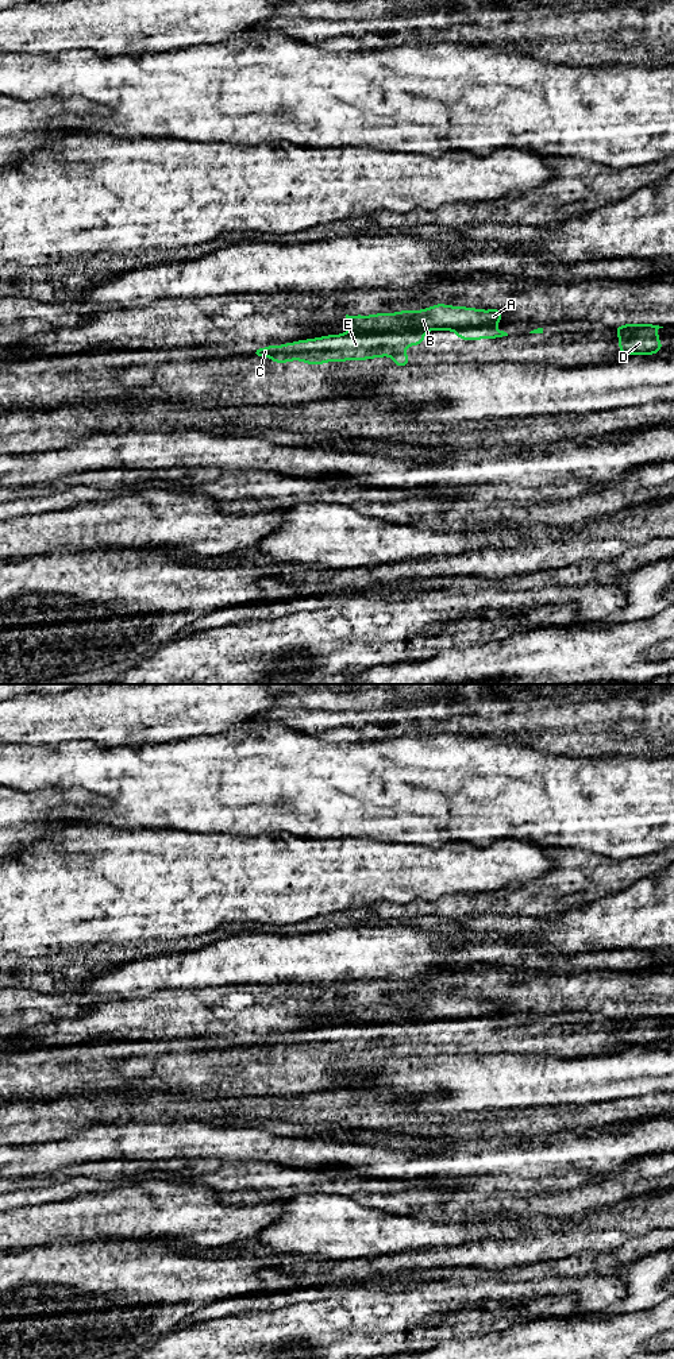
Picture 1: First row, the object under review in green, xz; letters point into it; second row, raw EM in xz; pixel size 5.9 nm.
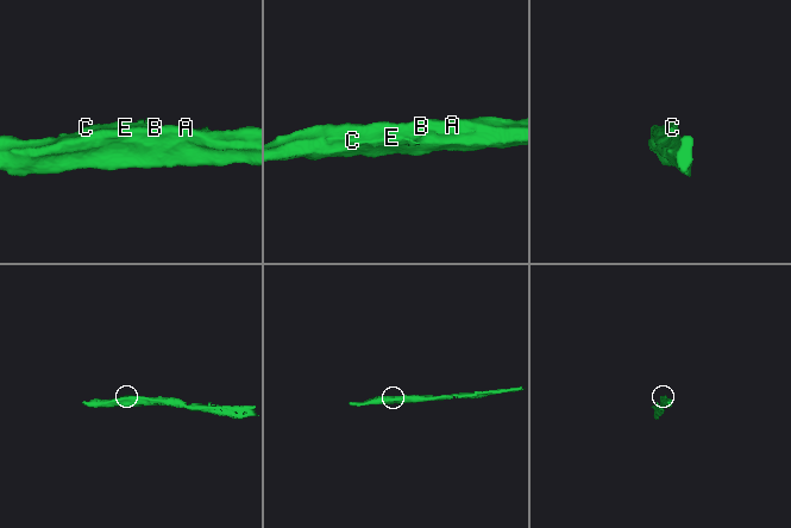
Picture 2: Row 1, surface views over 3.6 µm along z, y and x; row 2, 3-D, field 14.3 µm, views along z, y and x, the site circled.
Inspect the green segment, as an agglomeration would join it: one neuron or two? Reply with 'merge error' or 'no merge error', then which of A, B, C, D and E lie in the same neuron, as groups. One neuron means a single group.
merge error; groups A B D / C E

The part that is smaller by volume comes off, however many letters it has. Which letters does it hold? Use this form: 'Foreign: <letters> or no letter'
Foreign: C, E

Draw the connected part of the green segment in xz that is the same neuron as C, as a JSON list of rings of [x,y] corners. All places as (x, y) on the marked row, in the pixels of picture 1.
[[[339,333],[299,340],[282,345],[257,350],[258,356],[269,356],[273,363],[300,360],[312,366],[327,362],[366,360],[392,356],[393,366],[411,366],[404,352],[408,345],[420,345],[415,333]]]

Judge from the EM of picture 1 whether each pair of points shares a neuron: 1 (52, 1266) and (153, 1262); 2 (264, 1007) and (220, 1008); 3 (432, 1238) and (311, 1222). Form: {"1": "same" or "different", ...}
{"1": "same", "2": "same", "3": "same"}

